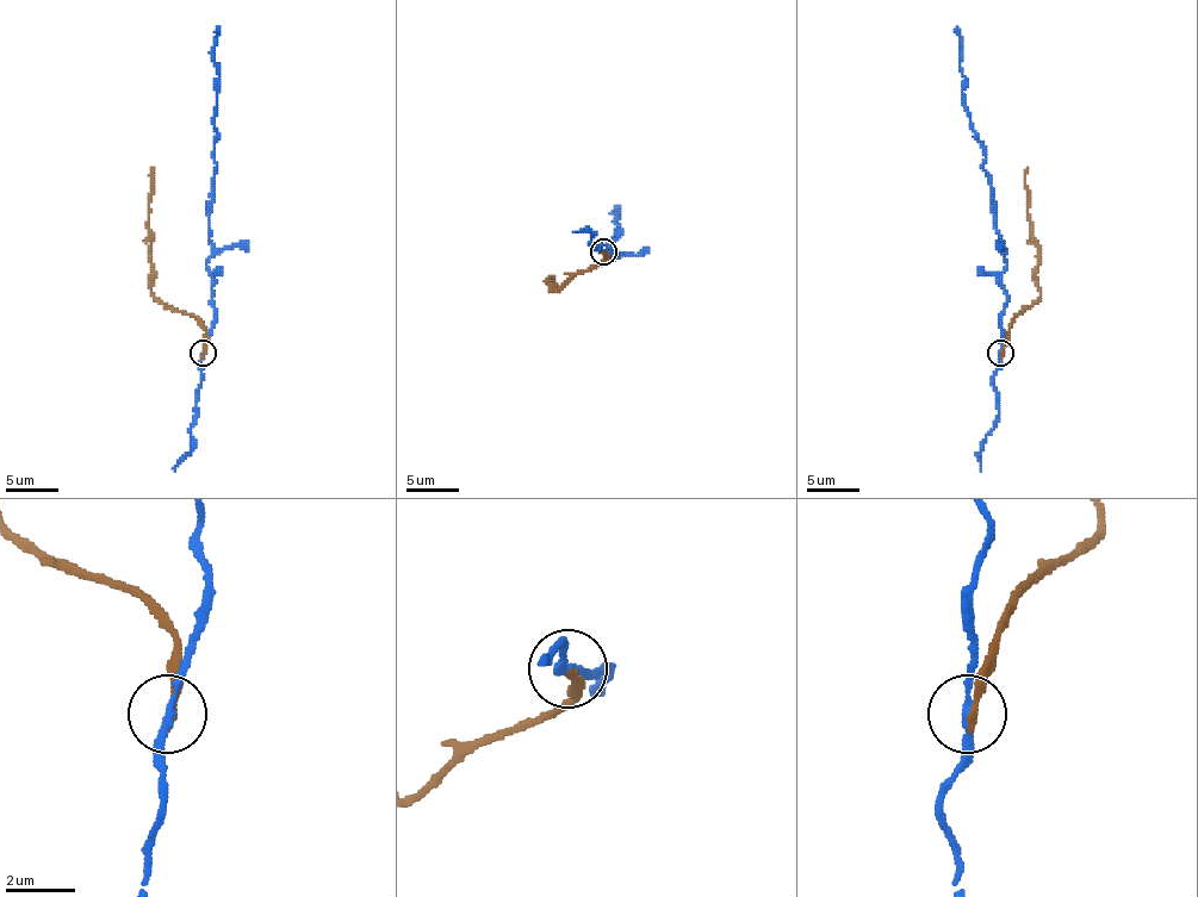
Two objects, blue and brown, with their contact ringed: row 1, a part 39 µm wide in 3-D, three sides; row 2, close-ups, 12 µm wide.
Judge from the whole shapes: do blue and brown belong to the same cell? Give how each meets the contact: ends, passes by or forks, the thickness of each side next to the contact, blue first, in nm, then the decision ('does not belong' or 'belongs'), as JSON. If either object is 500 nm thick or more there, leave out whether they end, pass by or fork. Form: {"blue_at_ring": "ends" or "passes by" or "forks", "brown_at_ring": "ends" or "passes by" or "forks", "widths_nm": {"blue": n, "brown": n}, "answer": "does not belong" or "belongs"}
{"blue_at_ring": "passes by", "brown_at_ring": "ends", "widths_nm": {"blue": 200, "brown": 240}, "answer": "does not belong"}

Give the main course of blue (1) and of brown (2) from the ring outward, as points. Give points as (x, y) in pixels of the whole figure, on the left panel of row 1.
1: (204, 353), (213, 319), (206, 259), (211, 254), (209, 228), (217, 167), (219, 76), (213, 48), (219, 26)
2: (204, 353), (204, 326), (187, 313), (172, 311), (154, 296), (148, 245), (154, 167)

